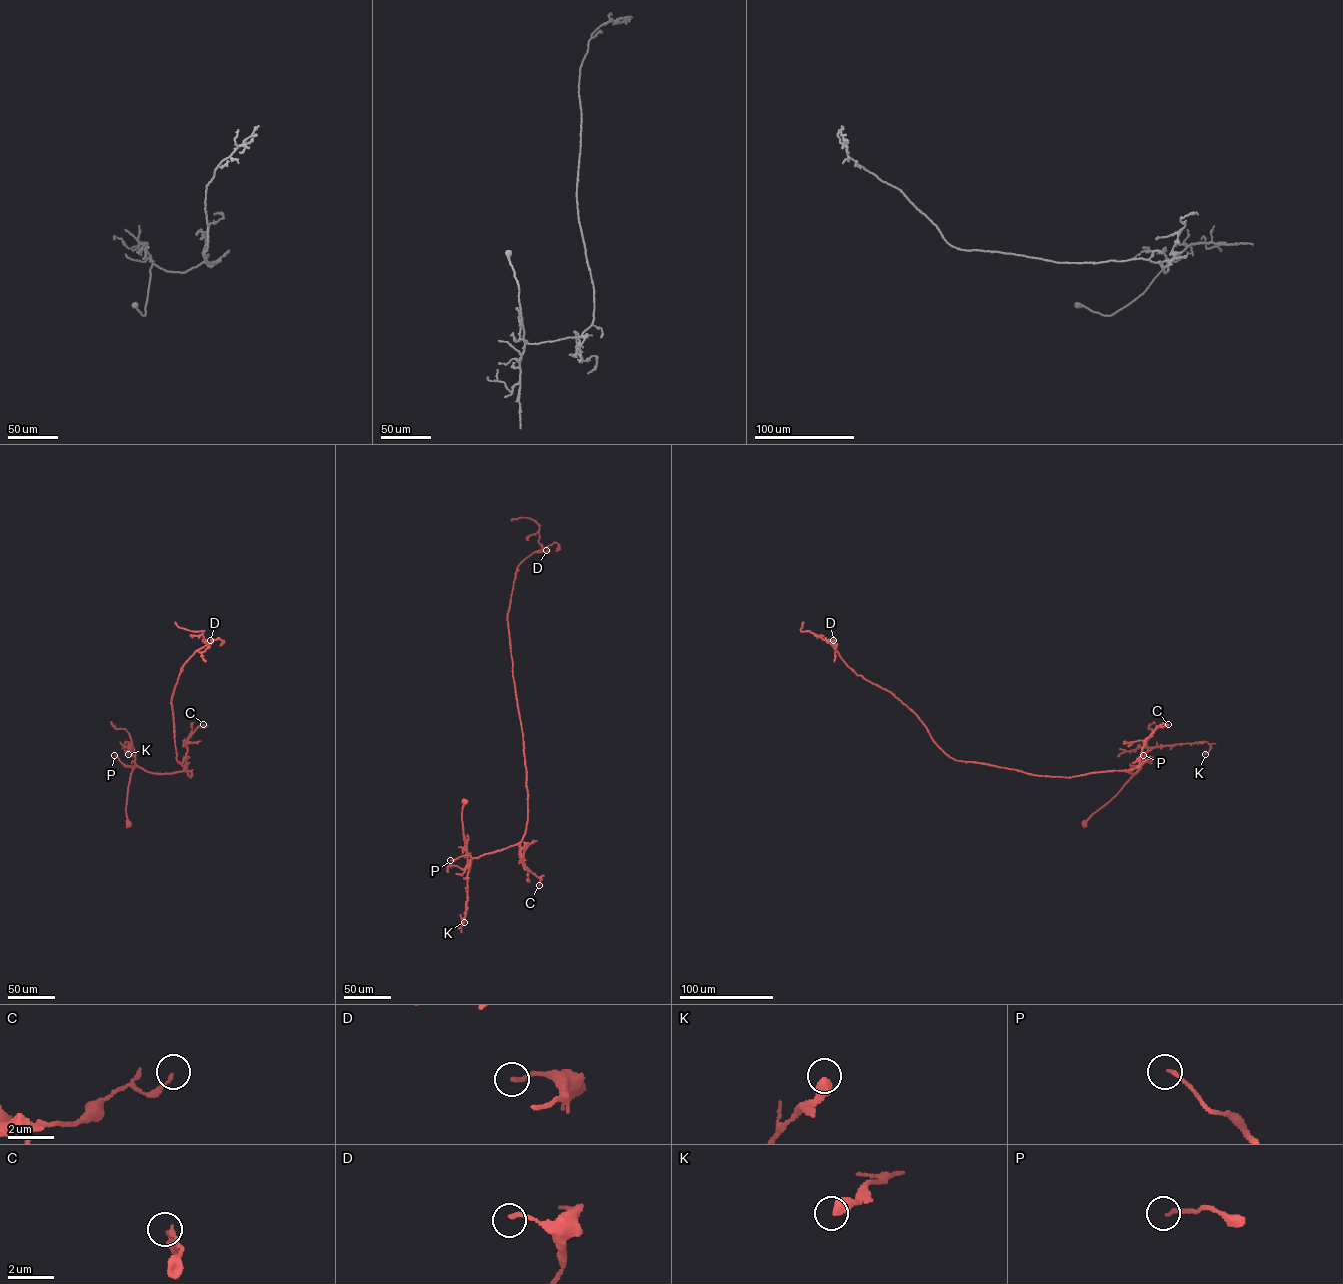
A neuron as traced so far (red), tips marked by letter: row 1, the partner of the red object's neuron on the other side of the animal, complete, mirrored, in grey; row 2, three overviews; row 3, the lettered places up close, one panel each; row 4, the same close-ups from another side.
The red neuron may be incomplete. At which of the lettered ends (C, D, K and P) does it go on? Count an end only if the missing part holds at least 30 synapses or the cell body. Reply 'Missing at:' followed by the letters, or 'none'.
Missing at: none

